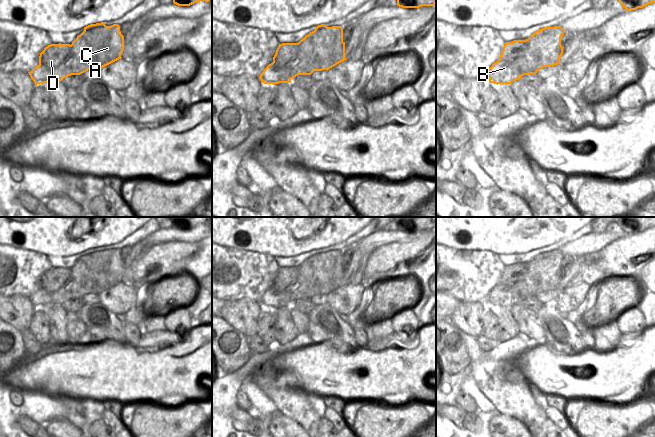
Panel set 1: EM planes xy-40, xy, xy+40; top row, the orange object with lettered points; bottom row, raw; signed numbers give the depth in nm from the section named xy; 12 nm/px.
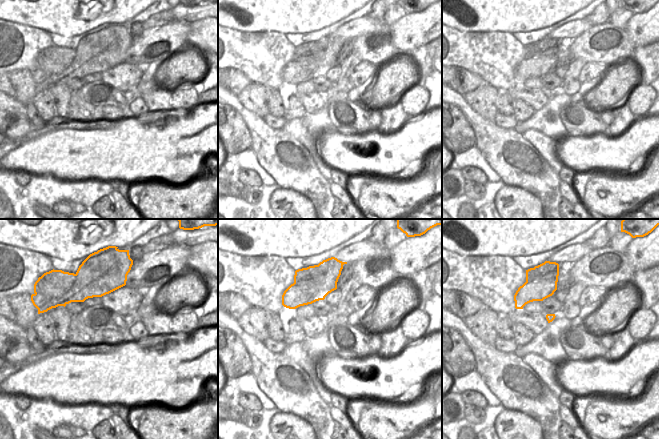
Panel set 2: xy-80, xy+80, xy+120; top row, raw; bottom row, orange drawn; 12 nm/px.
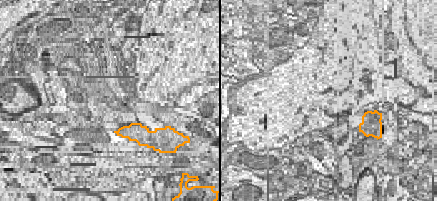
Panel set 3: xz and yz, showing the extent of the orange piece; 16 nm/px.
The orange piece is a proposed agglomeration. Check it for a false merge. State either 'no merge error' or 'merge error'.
merge error

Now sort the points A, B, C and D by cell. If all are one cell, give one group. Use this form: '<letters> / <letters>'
A B C / D

